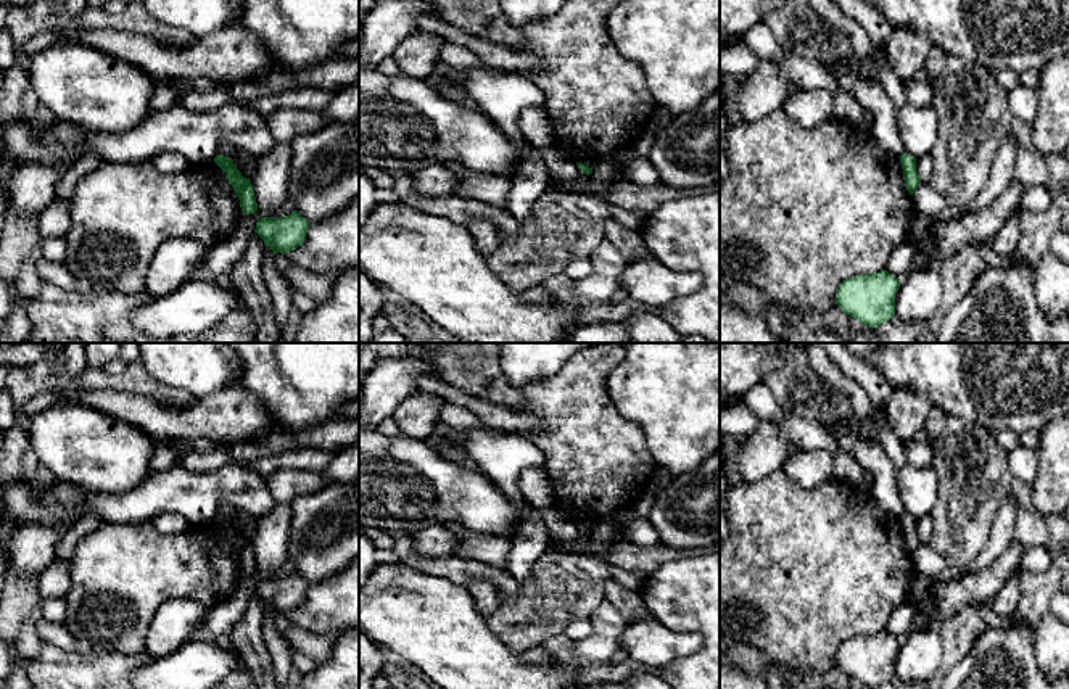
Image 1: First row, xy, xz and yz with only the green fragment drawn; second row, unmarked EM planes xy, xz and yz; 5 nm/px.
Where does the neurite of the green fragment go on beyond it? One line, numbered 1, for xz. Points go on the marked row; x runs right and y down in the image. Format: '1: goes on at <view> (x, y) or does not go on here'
1: does not go on here

